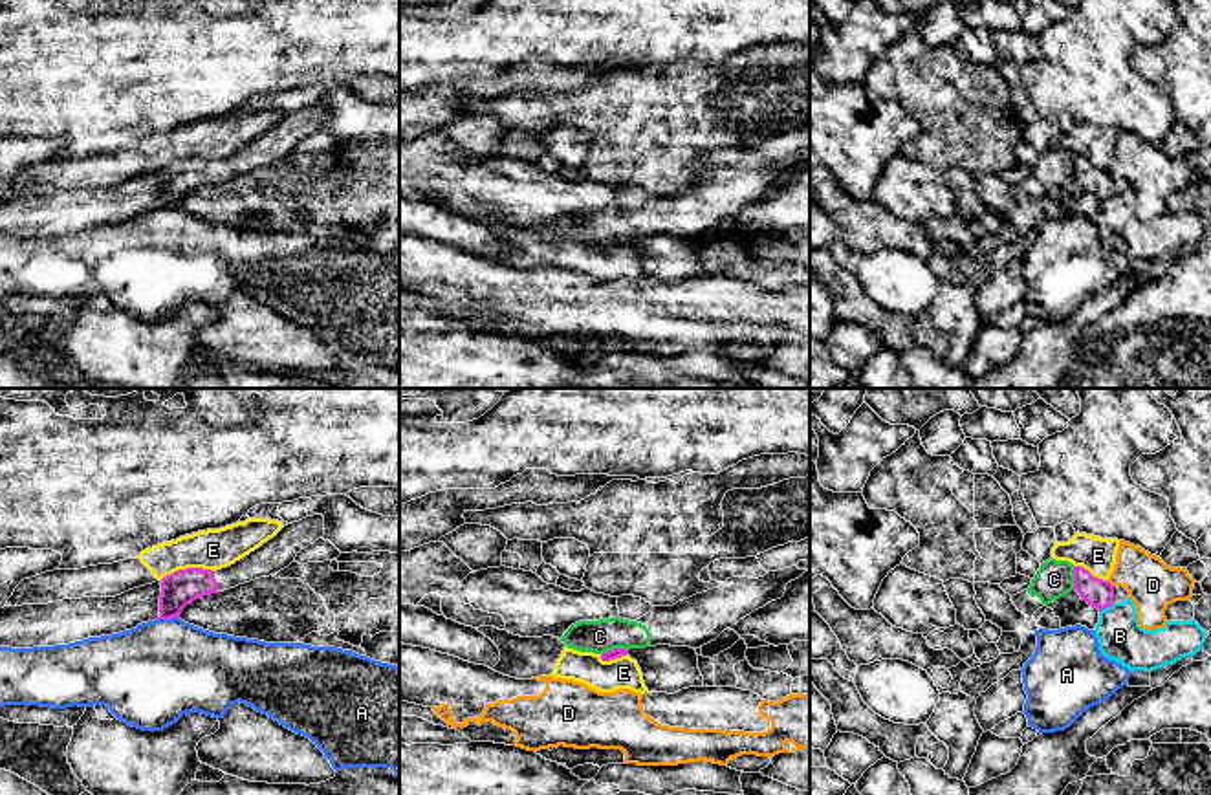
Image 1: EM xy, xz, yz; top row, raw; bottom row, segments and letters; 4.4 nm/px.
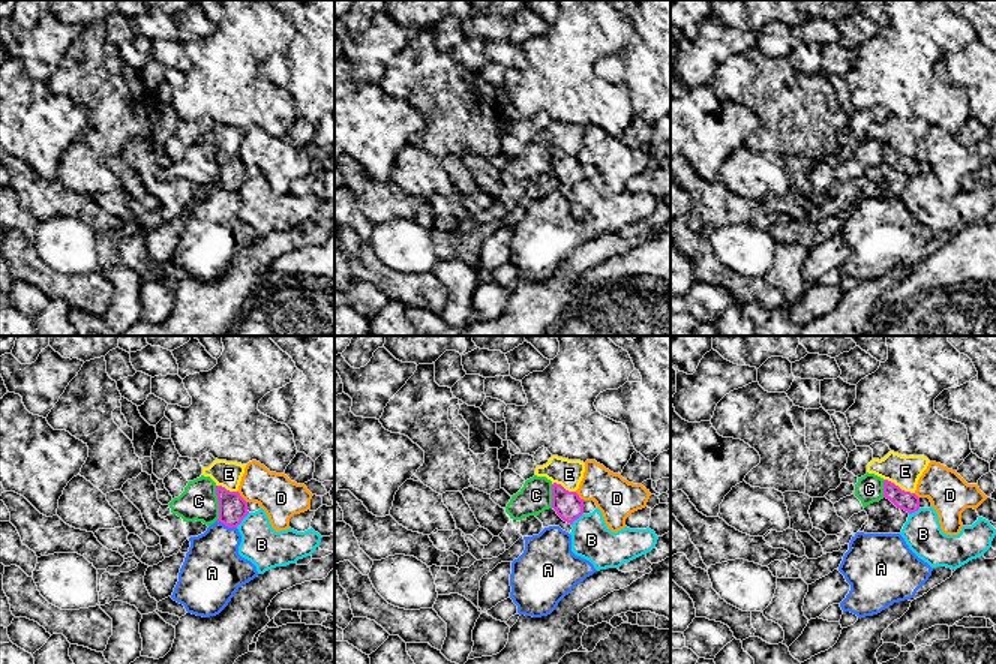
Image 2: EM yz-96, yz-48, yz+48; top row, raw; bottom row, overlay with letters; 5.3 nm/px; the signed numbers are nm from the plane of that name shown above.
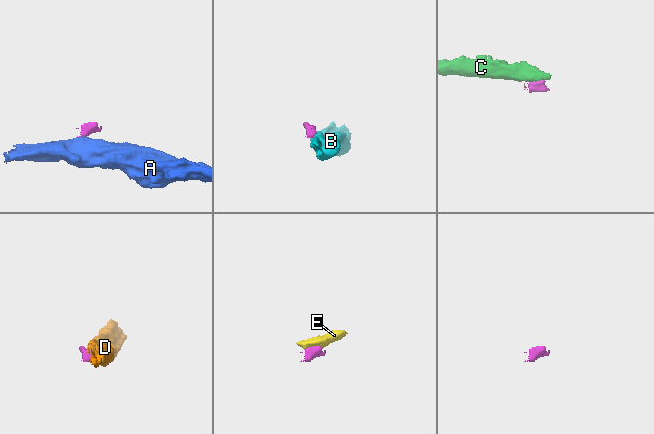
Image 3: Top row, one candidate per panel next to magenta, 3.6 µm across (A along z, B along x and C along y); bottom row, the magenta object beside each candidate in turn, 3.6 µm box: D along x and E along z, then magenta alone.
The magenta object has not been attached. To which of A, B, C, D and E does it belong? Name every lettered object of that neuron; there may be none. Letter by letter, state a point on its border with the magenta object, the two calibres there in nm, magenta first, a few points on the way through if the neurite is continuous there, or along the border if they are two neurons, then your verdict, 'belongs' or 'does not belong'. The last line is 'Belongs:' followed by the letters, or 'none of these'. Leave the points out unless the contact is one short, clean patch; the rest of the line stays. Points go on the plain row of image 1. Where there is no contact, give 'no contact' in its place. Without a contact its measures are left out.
A: meets magenta in xy at (167, 207); 160 nm thick on the magenta side, 440 nm on the other; border along xy (178, 206), (158, 209); does not belong
B: meets magenta in yz at (1107, 196); 120 nm thick on the magenta side, 200 nm on the other; border along yz (1114, 193), (1100, 202); does not belong
C: meets magenta in xz at (614, 239); 50 nm thick on the magenta side, 140 nm on the other; border along xz (627, 239), (609, 239), (601, 244); does not belong
D: meets magenta in yz at (1111, 174); 120 nm thick on the magenta side, 220 nm on the other; border along yz (1107, 171), (1112, 176); does not belong
E: meets magenta in xy at (187, 158); 160 nm thick on the magenta side, 180 nm on the other; border along xy (213, 160), (178, 158), (160, 171); does not belong
Belongs: none of these

